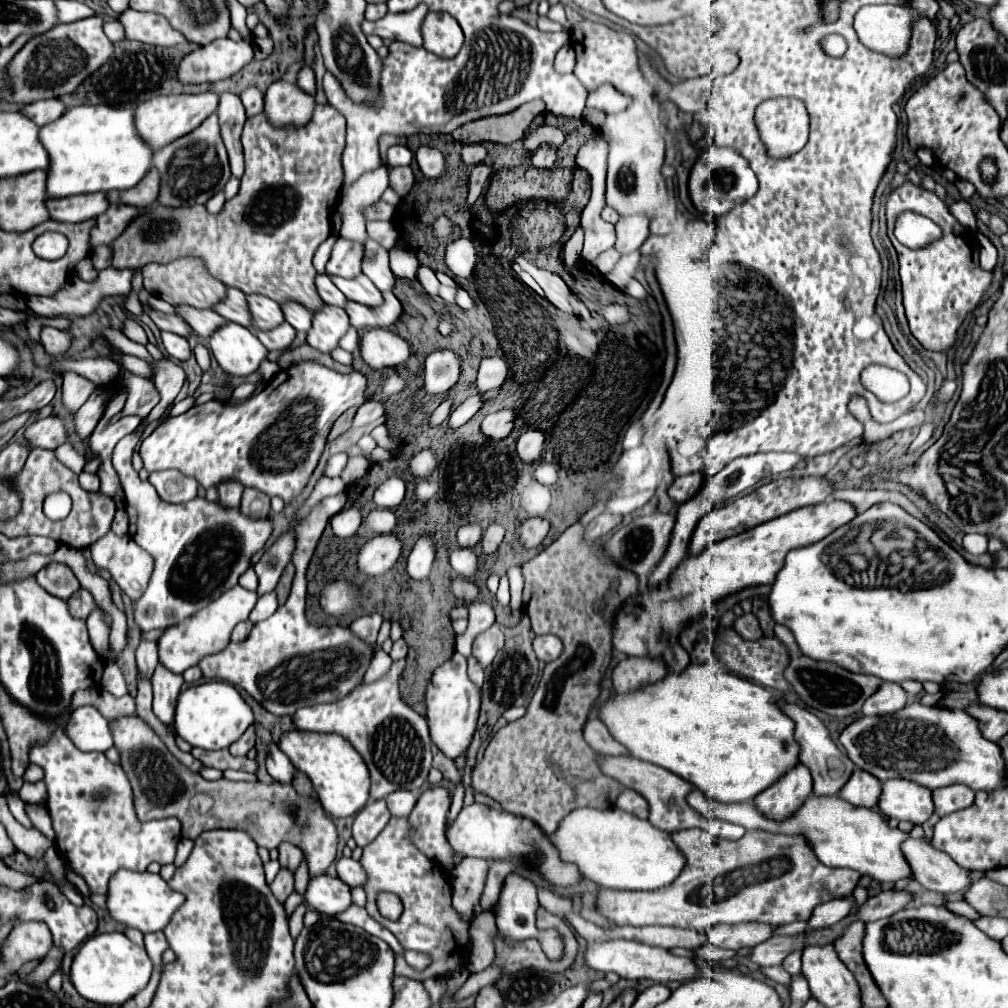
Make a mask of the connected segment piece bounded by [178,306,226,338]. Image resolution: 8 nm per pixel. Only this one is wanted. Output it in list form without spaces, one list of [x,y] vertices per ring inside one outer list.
[[[180,306],[178,310],[186,318],[186,322],[194,328],[194,332],[202,338],[210,338],[216,328],[226,324],[226,320],[222,316],[218,316],[216,312],[210,312],[210,310],[198,310],[192,306]]]

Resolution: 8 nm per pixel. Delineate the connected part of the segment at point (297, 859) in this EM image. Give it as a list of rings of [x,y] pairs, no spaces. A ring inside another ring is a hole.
[[[282,842],[282,846],[278,846],[278,852],[280,852],[278,862],[280,862],[282,866],[290,868],[292,872],[298,868],[298,864],[300,864],[302,858],[304,858],[302,850],[298,850],[298,846],[290,846],[288,842]]]

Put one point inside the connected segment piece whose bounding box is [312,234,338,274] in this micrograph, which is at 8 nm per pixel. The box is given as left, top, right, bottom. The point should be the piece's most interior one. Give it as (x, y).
(322, 254)

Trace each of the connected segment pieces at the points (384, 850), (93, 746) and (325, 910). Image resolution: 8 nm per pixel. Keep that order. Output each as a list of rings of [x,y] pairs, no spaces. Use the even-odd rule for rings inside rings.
[[[392,818],[388,826],[378,834],[378,838],[372,844],[362,848],[360,864],[366,872],[364,890],[366,890],[368,914],[378,924],[388,928],[398,938],[404,950],[418,950],[432,958],[432,964],[426,970],[418,972],[414,968],[408,968],[404,958],[396,956],[394,974],[422,982],[432,976],[446,976],[454,972],[456,968],[464,966],[462,962],[466,958],[466,948],[470,942],[470,920],[462,918],[462,914],[458,914],[452,908],[450,904],[452,886],[448,886],[448,878],[442,872],[442,866],[438,862],[432,862],[430,858],[426,858],[422,852],[416,850],[416,846],[408,838],[410,836],[408,828],[410,826],[406,818]],[[382,890],[394,892],[400,896],[404,904],[404,912],[398,920],[386,920],[384,916],[380,916],[376,908],[376,894]]]
[[[94,706],[72,710],[70,722],[66,722],[66,736],[86,752],[106,752],[114,744],[108,720]]]
[[[320,874],[318,878],[308,880],[304,900],[310,908],[326,916],[344,912],[352,904],[350,888],[340,878],[332,878],[328,874]]]

